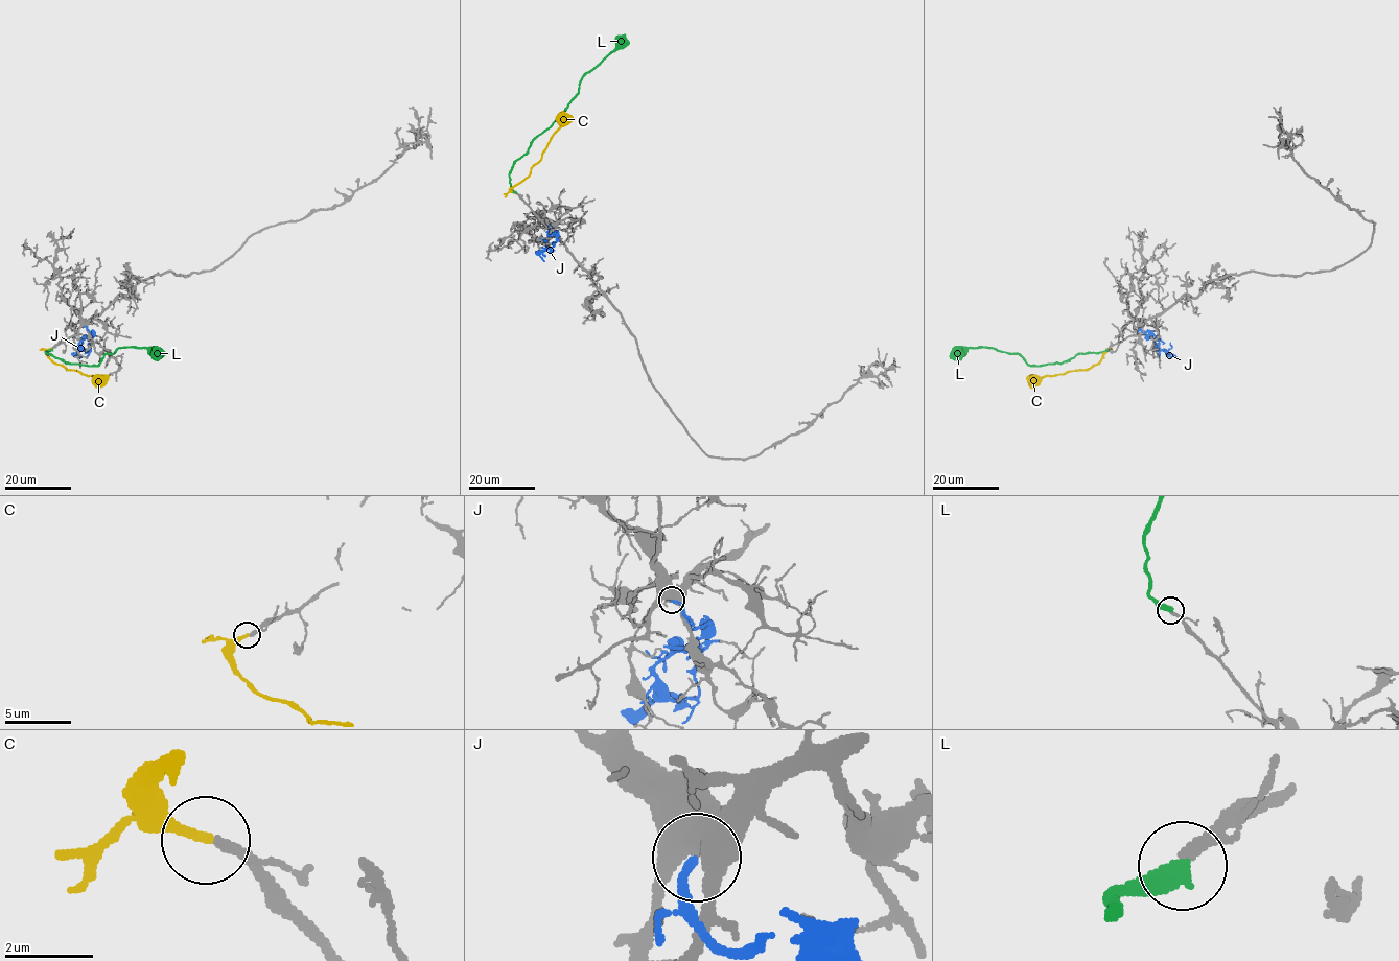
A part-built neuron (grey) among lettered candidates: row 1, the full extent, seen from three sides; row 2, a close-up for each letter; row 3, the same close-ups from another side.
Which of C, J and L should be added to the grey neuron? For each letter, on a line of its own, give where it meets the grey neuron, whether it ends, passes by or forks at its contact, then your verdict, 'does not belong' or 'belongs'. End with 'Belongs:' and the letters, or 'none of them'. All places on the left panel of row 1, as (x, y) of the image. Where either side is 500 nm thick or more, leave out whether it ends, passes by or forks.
C: (51, 348) | it ends | belongs
J: (84, 326) | does not belong
L: (51, 349) | it ends | does not belong
Belongs: C

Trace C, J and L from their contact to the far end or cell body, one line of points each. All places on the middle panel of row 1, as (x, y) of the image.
C: (515, 192), (512, 188), (526, 178), (540, 159), (565, 113)
J: (548, 226), (556, 232), (556, 240), (540, 253), (544, 261)
L: (516, 192), (510, 186), (509, 171), (515, 162), (561, 115), (578, 92), (580, 80), (616, 48), (624, 34)

